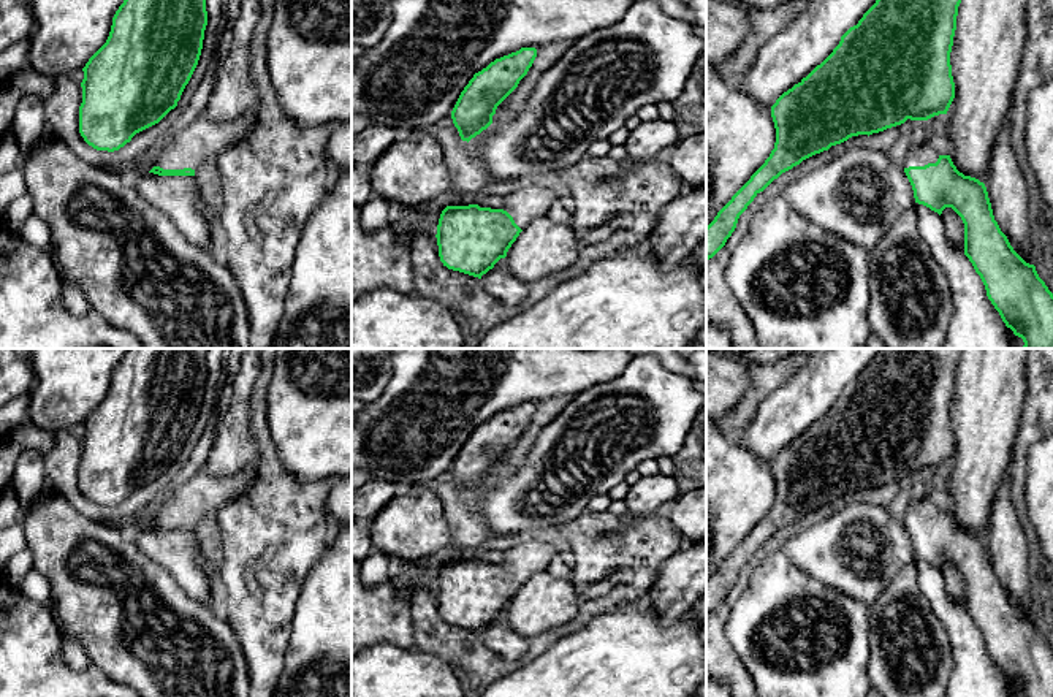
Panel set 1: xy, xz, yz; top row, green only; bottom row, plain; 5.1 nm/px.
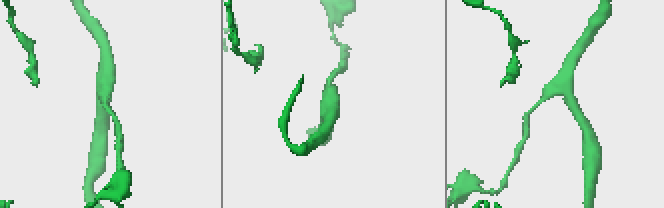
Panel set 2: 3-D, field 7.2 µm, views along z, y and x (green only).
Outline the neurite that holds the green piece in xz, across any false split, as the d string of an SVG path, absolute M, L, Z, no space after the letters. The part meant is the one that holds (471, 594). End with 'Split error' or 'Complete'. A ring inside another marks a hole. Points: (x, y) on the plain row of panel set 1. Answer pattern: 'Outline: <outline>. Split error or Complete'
Outline: M526 539L504 553L500 564L469 561L447 561L437 580L439 611L443 621L481 634L494 619L507 611L519 588L535 573L545 572L549 561L559 554L546 539Z. Split error

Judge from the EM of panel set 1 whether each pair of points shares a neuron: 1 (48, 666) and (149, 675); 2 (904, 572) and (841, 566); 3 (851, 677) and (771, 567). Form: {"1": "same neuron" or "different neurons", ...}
{"1": "different neurons", "2": "different neurons", "3": "same neuron"}

